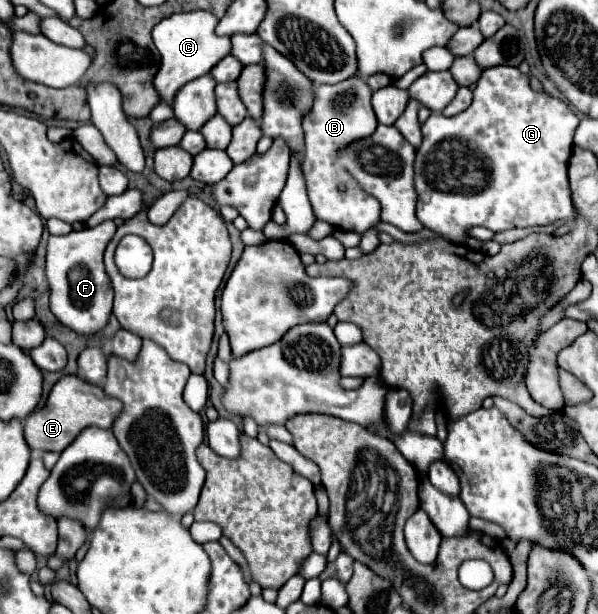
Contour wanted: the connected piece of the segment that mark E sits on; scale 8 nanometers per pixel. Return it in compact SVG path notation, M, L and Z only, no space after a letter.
M67 374L53 386L47 404L25 420L25 440L33 450L39 448L49 452L61 452L69 446L69 442L79 436L81 430L89 426L111 428L121 410L123 404L119 402L119 398L109 398L101 386L93 386L91 382L85 382L75 374Z

